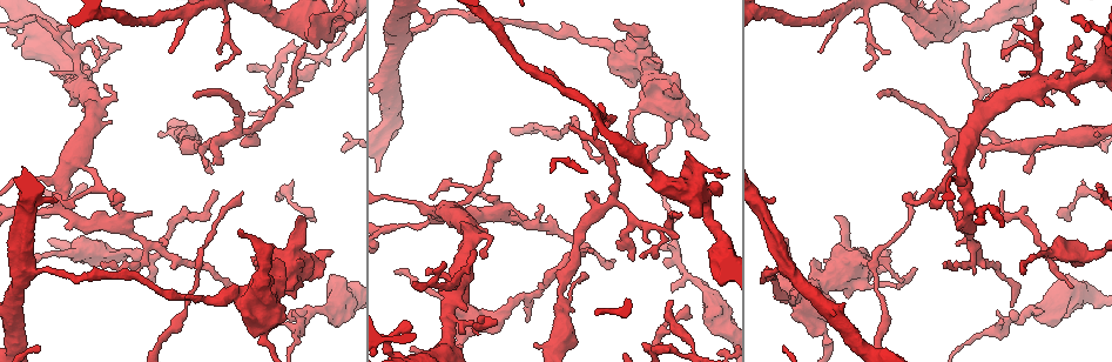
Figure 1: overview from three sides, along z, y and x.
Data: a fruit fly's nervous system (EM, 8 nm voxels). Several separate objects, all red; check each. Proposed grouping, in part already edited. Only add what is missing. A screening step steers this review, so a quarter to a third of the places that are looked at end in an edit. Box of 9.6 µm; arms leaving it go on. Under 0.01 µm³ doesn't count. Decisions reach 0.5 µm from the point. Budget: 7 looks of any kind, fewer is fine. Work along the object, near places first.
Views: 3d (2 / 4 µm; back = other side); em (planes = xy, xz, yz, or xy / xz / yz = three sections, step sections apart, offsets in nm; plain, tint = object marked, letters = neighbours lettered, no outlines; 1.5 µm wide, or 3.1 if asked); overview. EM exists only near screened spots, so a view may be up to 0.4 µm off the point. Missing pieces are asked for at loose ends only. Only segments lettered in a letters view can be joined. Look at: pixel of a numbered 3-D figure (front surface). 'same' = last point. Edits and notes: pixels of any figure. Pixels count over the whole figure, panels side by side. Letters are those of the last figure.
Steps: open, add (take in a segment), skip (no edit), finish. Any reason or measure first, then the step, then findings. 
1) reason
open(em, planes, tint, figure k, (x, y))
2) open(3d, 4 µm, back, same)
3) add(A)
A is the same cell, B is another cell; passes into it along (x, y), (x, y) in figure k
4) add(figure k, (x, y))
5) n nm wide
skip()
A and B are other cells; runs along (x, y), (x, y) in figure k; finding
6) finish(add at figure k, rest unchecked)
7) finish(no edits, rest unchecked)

open(em, xz, step 8, letters, figure 1, (1034, 16))

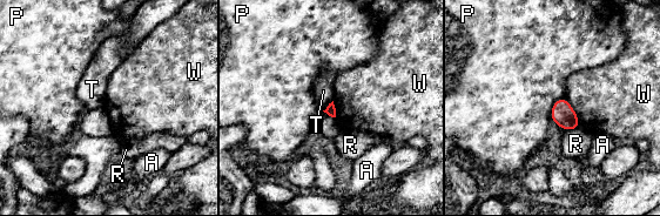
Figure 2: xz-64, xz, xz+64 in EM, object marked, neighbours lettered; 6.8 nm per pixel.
open(em, planes, letters, same)

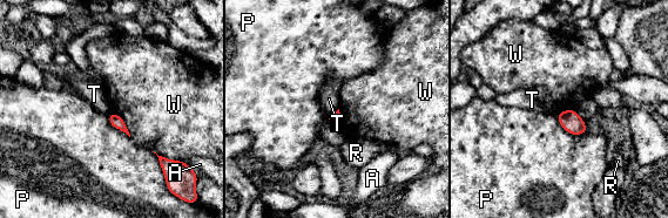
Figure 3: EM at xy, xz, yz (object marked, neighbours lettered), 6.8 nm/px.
skip()
A, P, R, T and W are other cells; no lettered segment goes on from it

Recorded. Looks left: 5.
branch stops here
open(3d, 4 µm, figure 1, (474, 329))

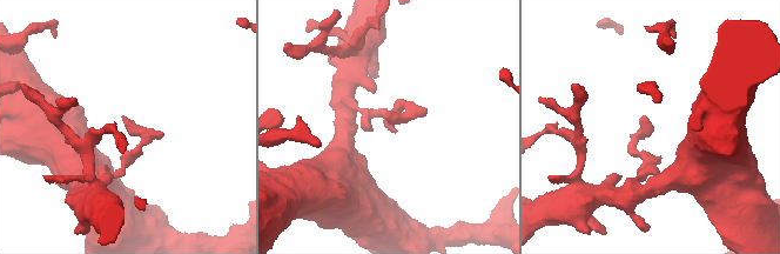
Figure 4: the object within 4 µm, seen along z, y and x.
open(em, xy, step 8, letters, figure 4, (387, 120))

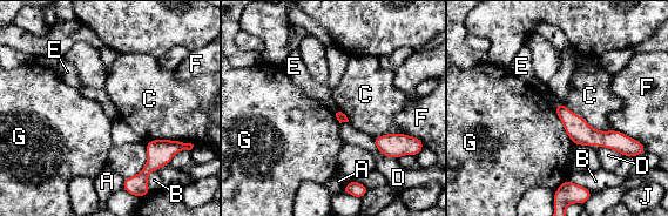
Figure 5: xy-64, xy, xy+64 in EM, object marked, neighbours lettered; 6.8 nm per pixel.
skip()
A, B, C, D, E, F, G and J are other cells; runs along (558, 107), (586, 135), (623, 137) in figure 5; none of them fits

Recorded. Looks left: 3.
branch stops here
open(3d, 2 µm, figure 1, (148, 213))

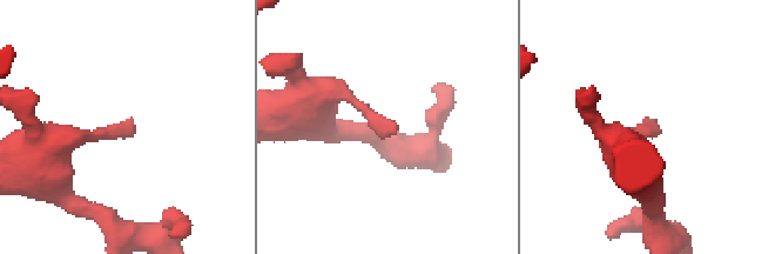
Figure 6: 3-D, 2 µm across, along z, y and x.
now the EM
open(em, planes, letters, figure 6, (395, 134))

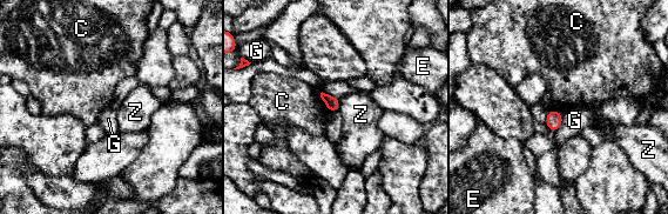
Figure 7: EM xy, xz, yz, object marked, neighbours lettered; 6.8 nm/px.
C touches over 160 nm
skip()
C, E, G and Z are other cells; border along (562, 113), (562, 124), (554, 133) in figure 7; none of them fits

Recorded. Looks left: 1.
finish(no edits, rest unchecked)

